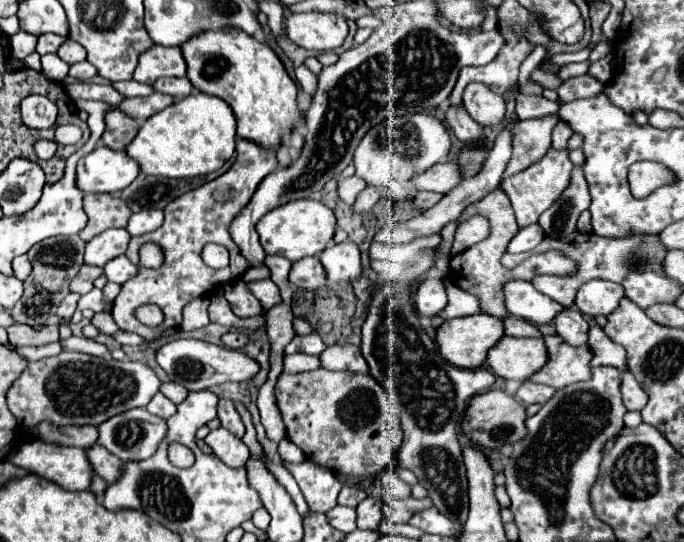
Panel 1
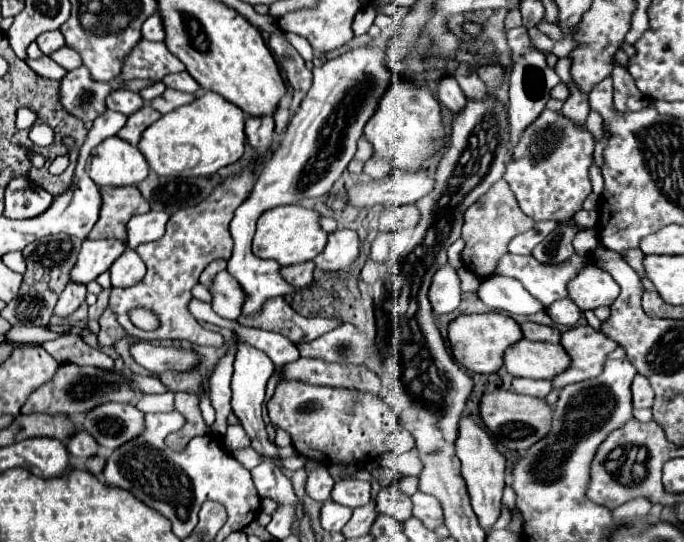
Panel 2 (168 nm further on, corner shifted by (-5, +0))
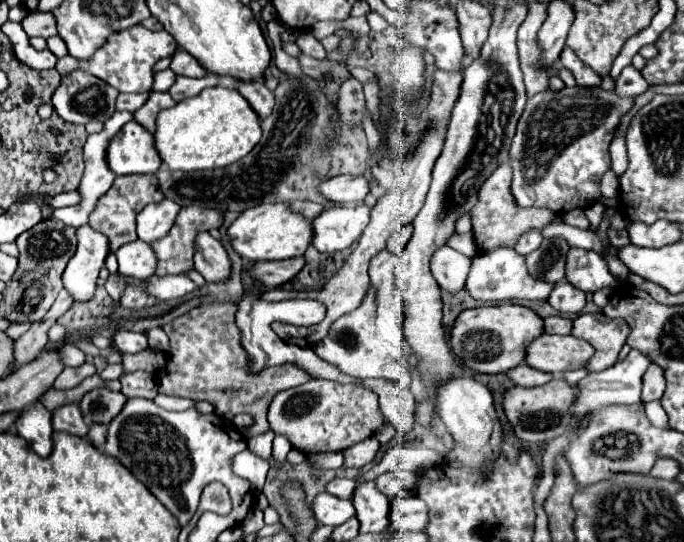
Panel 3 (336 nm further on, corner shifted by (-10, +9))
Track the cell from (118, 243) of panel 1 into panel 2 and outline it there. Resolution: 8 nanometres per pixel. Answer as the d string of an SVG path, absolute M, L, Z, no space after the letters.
M98 239L98 241L84 241L82 251L78 255L78 261L72 269L72 281L78 283L90 283L100 273L108 271L108 267L124 253L126 241L118 239Z

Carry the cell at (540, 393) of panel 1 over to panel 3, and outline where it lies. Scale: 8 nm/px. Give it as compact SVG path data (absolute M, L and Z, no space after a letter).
M525 362L519 364L517 368L509 370L507 376L511 378L511 382L513 382L515 386L543 386L543 384L547 384L547 382L553 378L553 374L535 370L535 368L527 366Z

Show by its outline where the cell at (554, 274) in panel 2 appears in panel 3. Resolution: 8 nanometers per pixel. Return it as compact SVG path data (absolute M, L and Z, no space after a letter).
M497 248L473 258L465 288L475 300L547 300L553 284L531 278L525 266L525 258L519 256L513 248Z

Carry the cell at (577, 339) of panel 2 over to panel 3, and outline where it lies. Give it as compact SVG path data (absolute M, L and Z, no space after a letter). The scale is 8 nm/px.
M601 312L581 314L573 320L573 336L589 340L595 348L595 354L587 364L589 372L601 372L613 366L629 332L629 324L623 318L607 318Z

